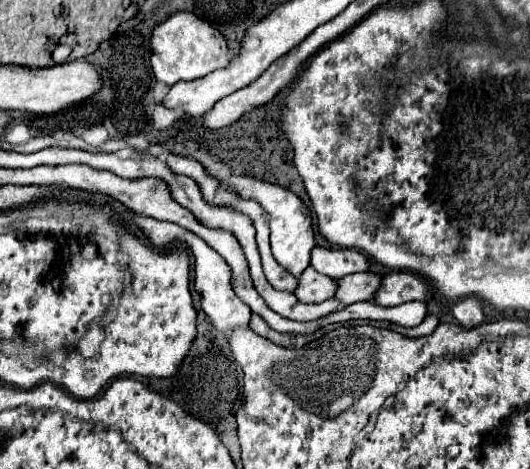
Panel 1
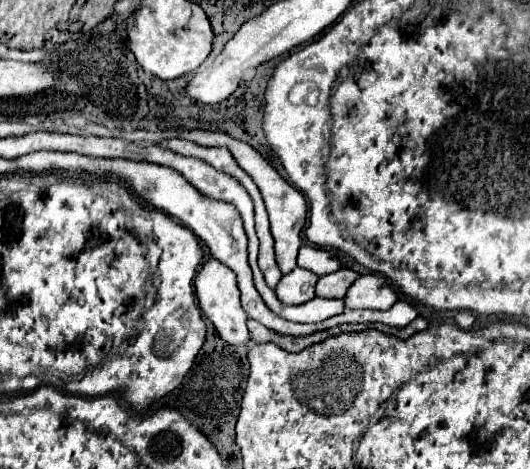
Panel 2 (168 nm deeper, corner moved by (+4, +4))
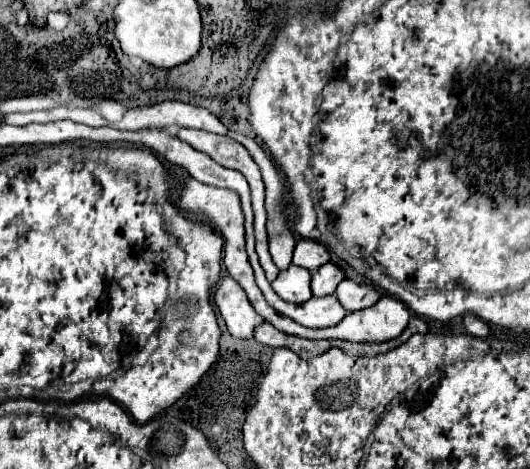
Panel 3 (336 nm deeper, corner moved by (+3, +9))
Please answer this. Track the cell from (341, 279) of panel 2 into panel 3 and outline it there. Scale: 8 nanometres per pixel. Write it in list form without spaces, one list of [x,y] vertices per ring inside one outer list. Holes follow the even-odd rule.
[[[334,263],[322,265],[318,271],[312,273],[312,295],[314,297],[332,295],[342,279],[344,279],[344,273]]]

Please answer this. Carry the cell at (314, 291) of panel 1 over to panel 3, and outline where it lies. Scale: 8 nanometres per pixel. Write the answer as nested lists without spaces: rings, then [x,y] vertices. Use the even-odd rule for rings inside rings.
[[[290,265],[286,271],[280,271],[272,287],[288,303],[306,303],[312,297],[310,271],[296,265]]]

